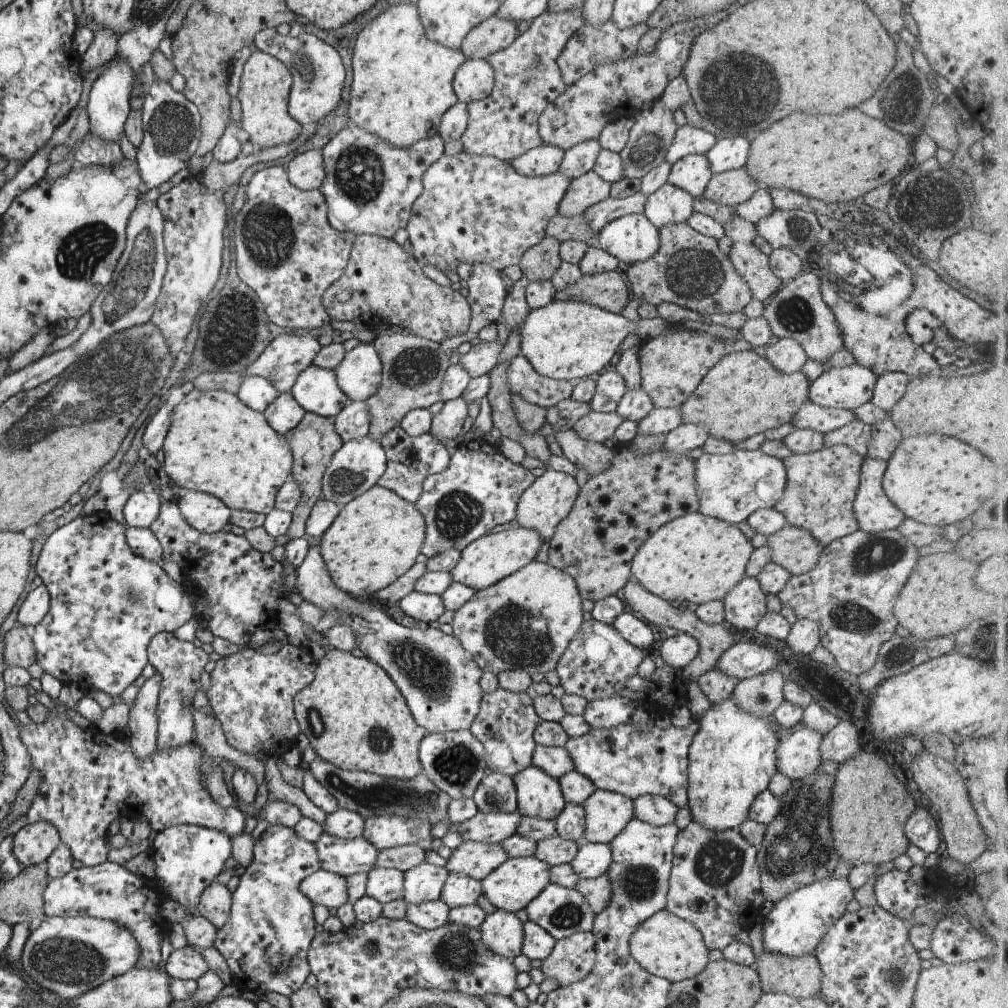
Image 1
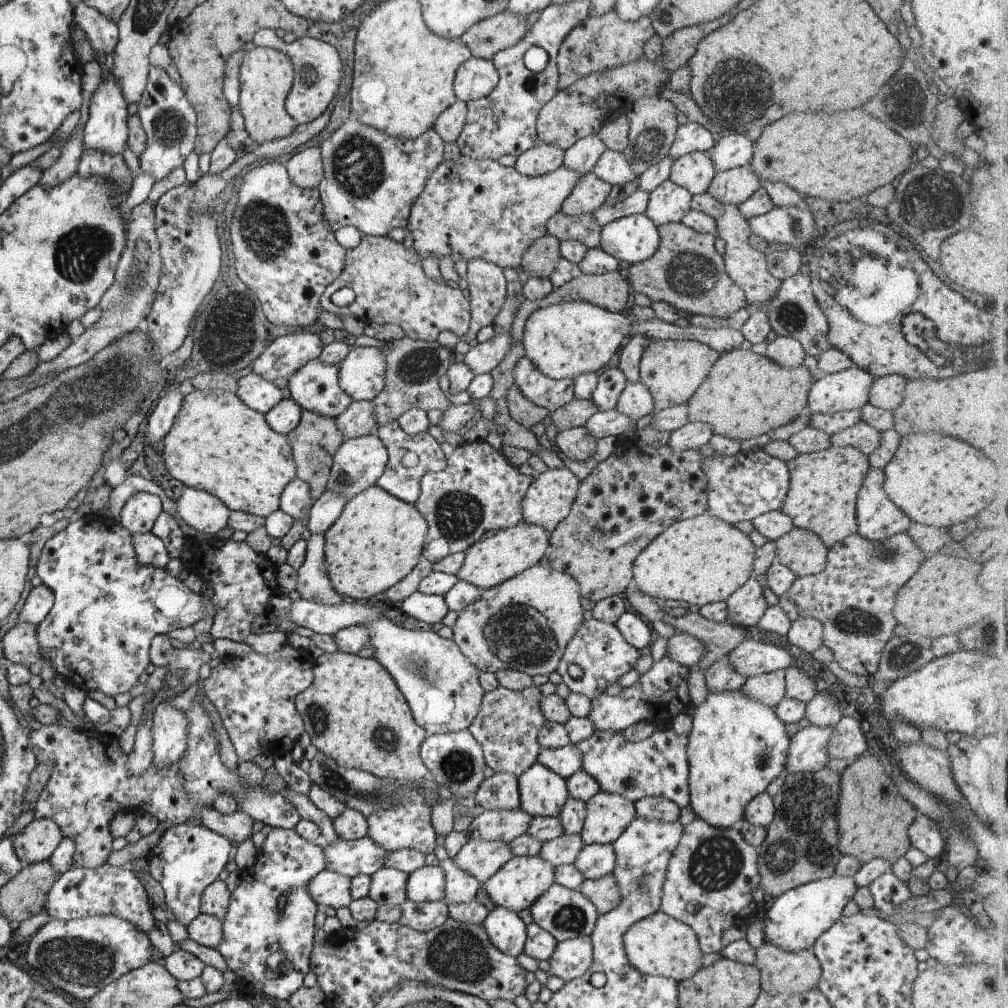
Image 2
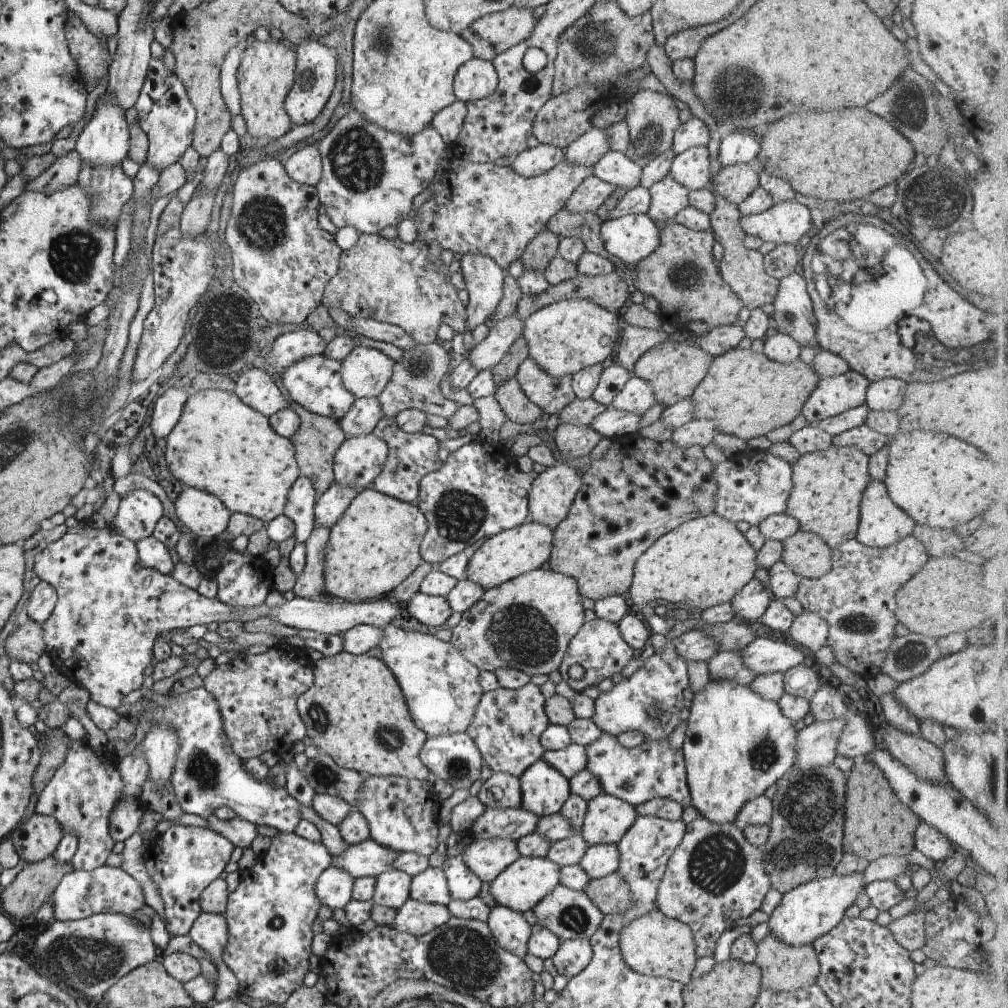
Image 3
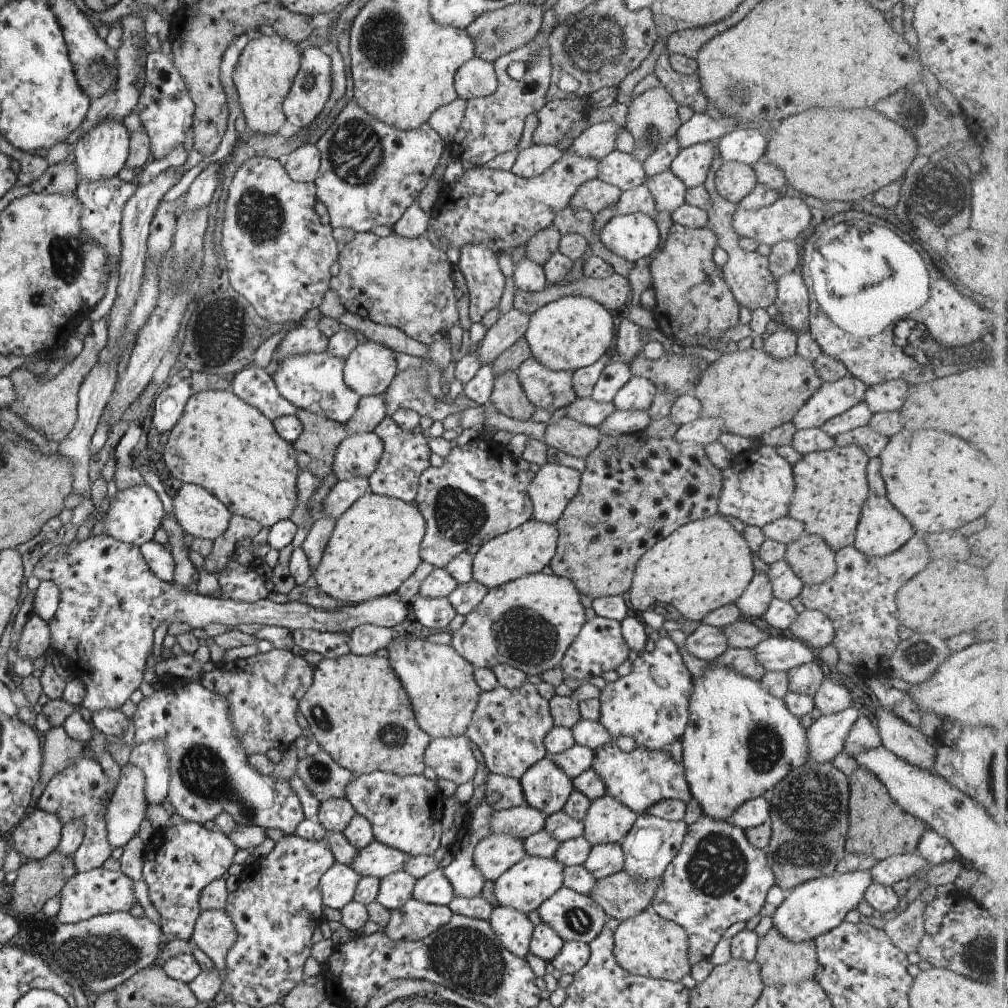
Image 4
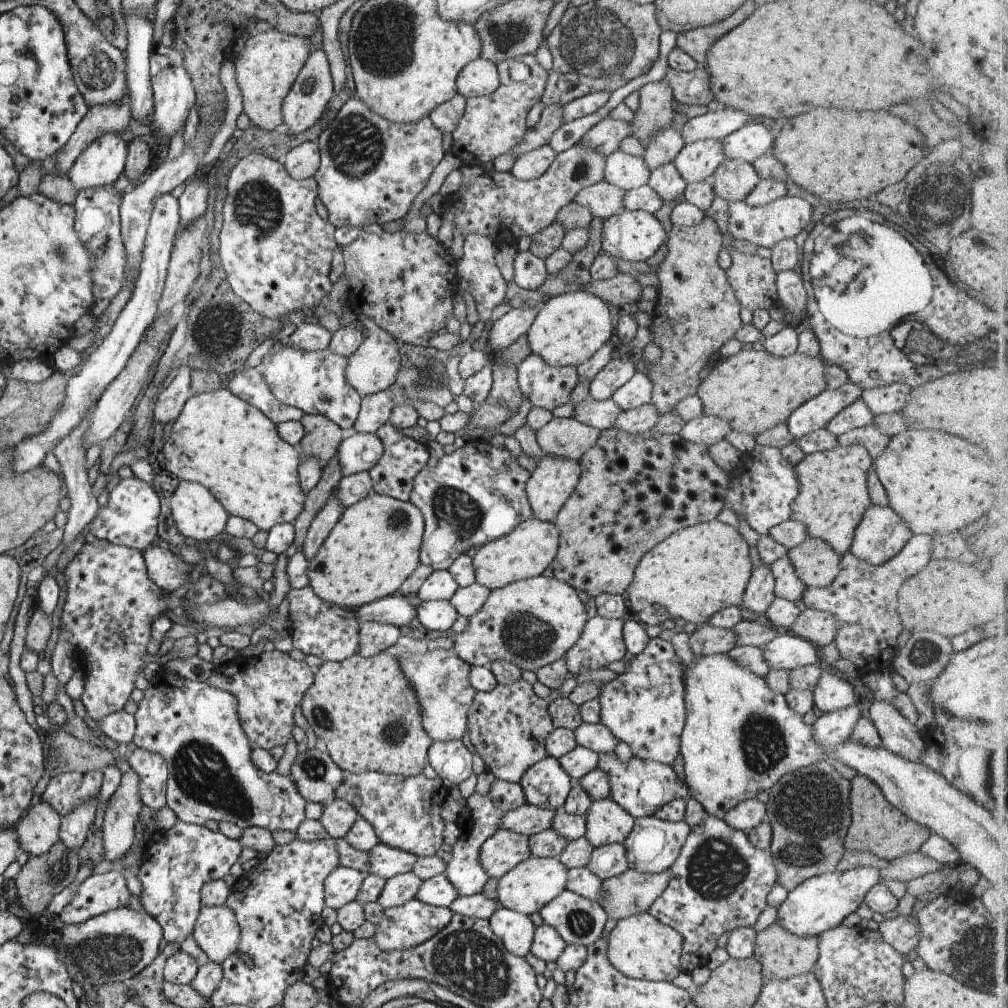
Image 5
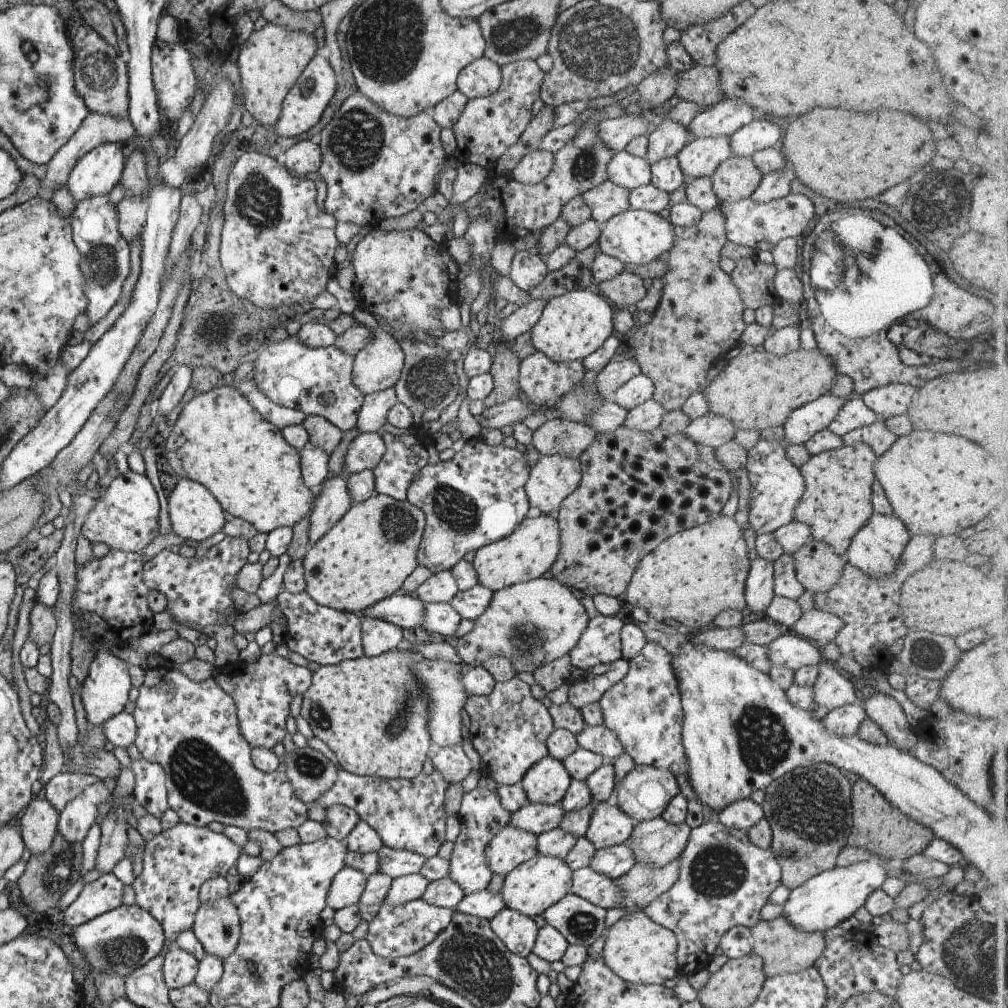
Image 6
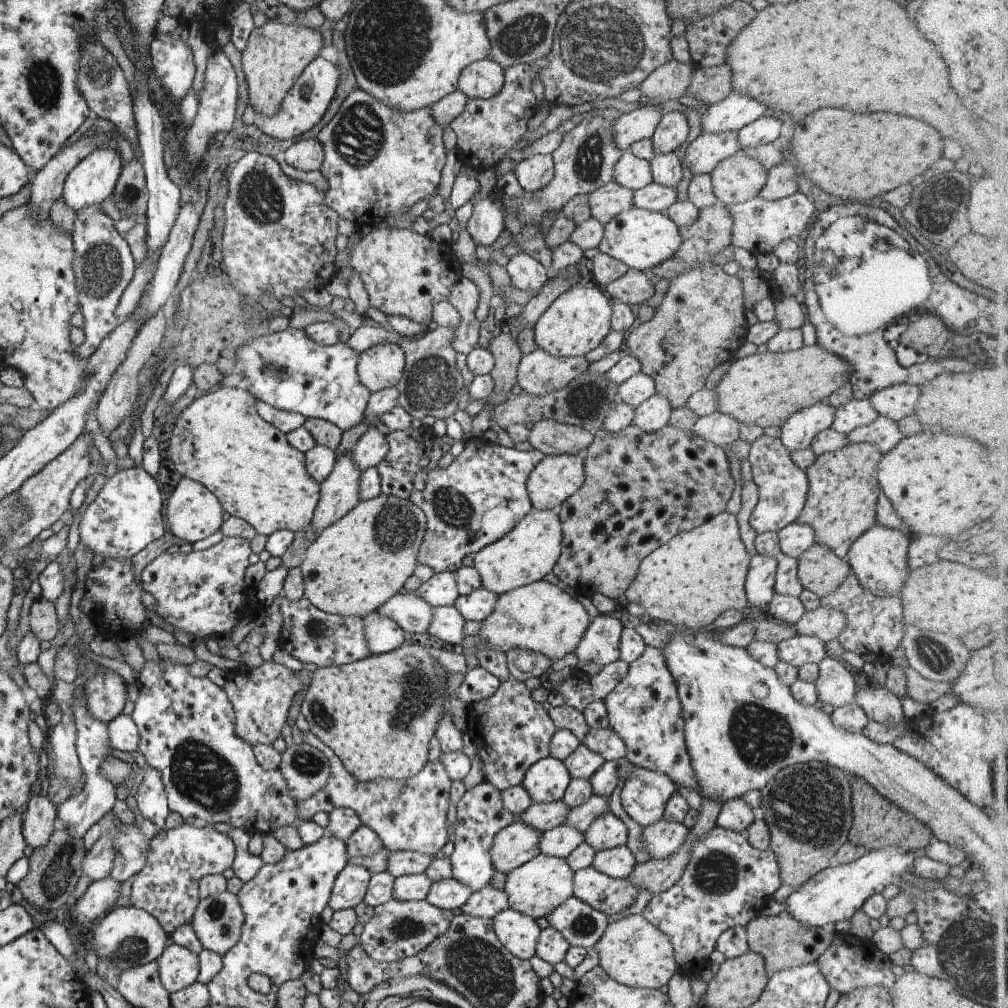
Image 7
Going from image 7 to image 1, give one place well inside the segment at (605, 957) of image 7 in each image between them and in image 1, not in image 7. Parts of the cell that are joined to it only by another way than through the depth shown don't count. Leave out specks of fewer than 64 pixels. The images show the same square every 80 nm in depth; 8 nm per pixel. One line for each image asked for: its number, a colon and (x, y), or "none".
1: (666, 945)
2: (660, 945)
3: (653, 944)
4: (646, 944)
5: (640, 946)
6: (641, 951)

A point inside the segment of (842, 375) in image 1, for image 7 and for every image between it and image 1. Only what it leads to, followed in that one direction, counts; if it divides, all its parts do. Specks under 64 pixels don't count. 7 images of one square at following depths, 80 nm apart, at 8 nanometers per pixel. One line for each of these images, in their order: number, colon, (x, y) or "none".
2: (849, 390)
3: (831, 396)
4: (833, 398)
5: (816, 413)
6: (802, 424)
7: (798, 431)

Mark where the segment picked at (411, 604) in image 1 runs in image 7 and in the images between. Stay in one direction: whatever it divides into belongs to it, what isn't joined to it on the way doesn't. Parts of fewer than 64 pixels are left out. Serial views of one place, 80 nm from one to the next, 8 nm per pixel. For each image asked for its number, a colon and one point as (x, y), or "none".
2: (430, 608)
3: (433, 611)
4: (437, 613)
5: (440, 615)
6: (441, 618)
7: (447, 625)

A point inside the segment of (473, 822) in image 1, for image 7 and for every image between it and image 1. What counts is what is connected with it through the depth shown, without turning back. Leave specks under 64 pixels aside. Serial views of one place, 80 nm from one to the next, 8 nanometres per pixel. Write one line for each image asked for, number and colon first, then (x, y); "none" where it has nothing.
2: (503, 825)
3: (513, 823)
4: (521, 821)
5: (527, 819)
6: (536, 818)
7: (541, 816)

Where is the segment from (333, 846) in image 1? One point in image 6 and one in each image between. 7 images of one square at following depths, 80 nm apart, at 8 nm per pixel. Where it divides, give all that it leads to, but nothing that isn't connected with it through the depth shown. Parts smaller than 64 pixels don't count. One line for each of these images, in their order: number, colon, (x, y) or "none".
2: (362, 856)
3: (366, 859)
4: (378, 860)
5: (385, 861)
6: (394, 862)

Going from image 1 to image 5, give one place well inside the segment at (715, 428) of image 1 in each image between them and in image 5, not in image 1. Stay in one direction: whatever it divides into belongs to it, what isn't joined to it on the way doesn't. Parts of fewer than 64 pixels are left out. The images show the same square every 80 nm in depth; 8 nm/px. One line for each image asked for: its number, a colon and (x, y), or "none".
2: (745, 394)
3: (746, 394)
4: (752, 393)
5: (754, 391)

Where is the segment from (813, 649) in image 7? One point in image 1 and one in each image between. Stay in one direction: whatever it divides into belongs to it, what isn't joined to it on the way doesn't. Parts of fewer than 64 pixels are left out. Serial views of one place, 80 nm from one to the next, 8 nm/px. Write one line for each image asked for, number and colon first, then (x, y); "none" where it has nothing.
1: (741, 660)
2: (752, 657)
3: (763, 655)
4: (782, 653)
5: (785, 651)
6: (790, 650)

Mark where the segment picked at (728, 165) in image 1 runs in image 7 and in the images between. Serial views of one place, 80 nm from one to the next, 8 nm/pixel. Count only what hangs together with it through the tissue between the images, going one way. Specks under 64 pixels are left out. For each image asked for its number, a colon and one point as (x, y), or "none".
2: (736, 150)
3: (738, 147)
4: (744, 145)
5: (750, 142)
6: (761, 133)
7: (765, 130)

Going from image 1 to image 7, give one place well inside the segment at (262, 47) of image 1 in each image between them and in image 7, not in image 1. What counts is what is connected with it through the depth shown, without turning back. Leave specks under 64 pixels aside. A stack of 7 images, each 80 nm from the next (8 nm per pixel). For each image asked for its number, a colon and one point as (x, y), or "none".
2: (317, 66)
3: (316, 73)
4: (311, 88)
5: (313, 88)
6: (302, 108)
7: (305, 104)

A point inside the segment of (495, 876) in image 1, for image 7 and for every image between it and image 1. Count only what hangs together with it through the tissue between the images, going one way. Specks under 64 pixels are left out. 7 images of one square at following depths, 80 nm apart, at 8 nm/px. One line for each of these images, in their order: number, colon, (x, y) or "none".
2: (521, 881)
3: (523, 883)
4: (524, 886)
5: (532, 883)
6: (533, 886)
7: (537, 887)

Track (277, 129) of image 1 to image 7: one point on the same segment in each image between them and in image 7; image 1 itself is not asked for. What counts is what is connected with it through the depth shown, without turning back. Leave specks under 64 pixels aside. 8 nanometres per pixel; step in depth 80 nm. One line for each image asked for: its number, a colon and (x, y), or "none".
2: (266, 76)
3: (267, 70)
4: (266, 69)
5: (265, 69)
6: (271, 59)
7: (277, 53)

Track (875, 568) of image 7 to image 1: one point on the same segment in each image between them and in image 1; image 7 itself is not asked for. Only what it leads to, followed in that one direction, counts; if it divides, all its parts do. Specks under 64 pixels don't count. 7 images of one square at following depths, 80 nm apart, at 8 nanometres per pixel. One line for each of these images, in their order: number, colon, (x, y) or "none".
1: (875, 512)
2: (878, 518)
3: (881, 523)
4: (882, 529)
5: (881, 533)
6: (876, 549)

